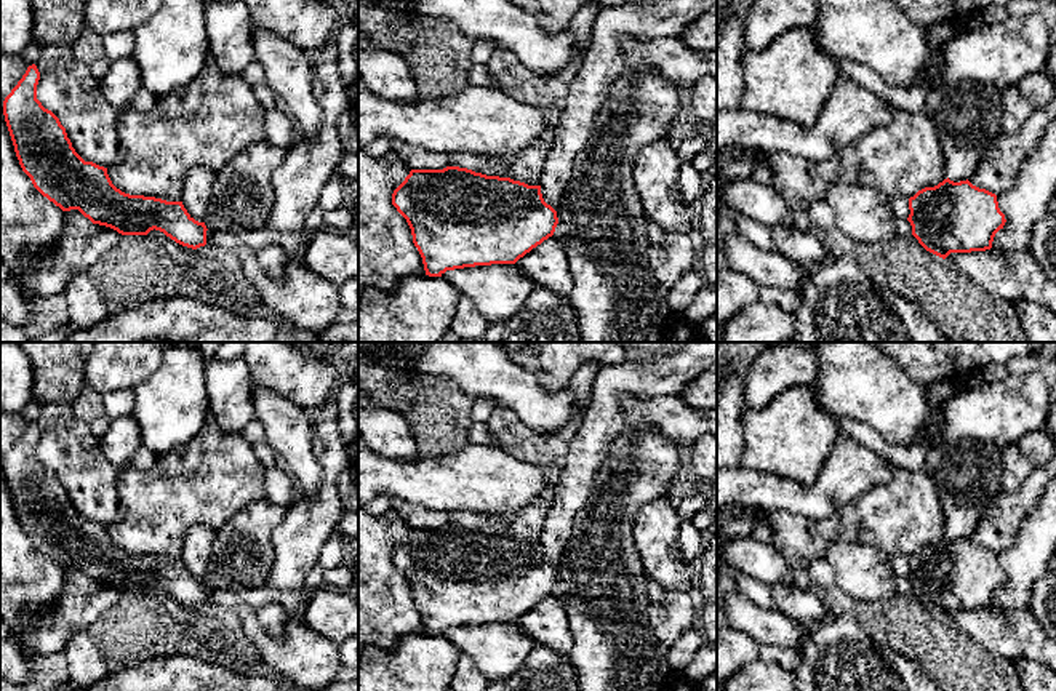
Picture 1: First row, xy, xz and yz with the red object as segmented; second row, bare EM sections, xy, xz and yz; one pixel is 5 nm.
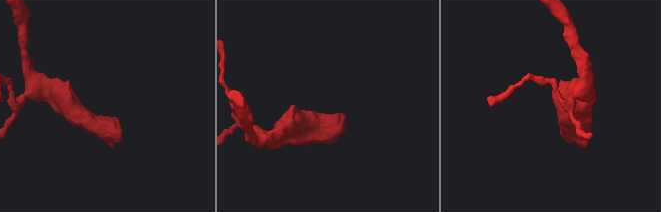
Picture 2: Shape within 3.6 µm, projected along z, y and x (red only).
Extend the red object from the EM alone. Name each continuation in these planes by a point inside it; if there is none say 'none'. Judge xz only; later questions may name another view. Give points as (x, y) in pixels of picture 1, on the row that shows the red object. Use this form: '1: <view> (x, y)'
none

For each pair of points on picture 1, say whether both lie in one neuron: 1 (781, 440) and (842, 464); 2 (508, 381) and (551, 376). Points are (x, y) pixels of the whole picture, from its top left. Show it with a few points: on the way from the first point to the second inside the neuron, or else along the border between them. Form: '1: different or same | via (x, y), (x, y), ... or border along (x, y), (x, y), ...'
1: different | border along (840, 432), (820, 474), (810, 483), (799, 483)
2: different | border along (509, 359), (527, 370), (549, 392), (567, 391)

